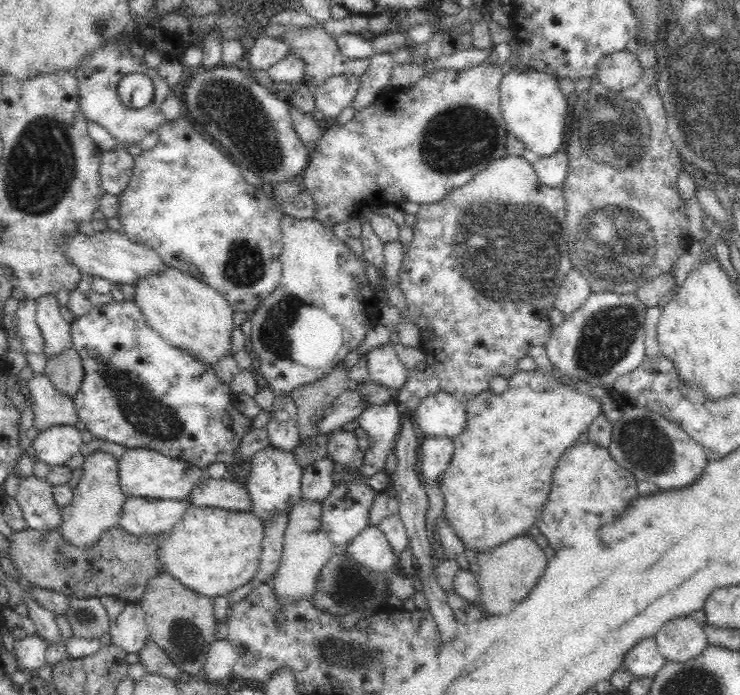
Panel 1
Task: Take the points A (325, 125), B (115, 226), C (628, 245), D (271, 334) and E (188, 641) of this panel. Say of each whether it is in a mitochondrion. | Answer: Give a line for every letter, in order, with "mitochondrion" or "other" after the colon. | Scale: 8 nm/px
A: other
B: other
C: mitochondrion
D: mitochondrion
E: mitochondrion

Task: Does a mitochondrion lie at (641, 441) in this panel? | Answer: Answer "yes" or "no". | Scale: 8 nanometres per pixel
yes

